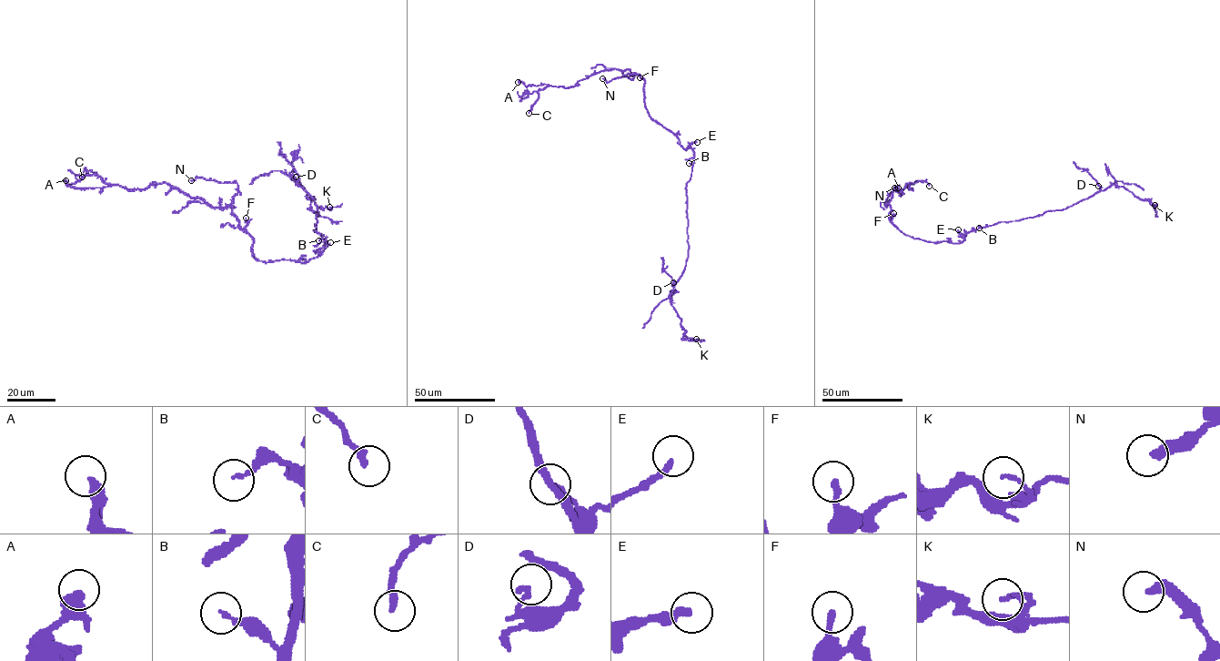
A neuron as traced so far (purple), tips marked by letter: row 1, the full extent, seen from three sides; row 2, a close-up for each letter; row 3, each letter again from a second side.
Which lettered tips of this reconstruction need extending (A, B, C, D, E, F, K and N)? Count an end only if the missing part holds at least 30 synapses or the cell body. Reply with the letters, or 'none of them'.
none of them

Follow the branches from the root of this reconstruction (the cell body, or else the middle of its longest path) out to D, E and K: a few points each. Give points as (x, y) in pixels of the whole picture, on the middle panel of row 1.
D: (682, 147), (690, 148), (694, 153), (690, 178), (686, 188), (689, 249), (684, 270), (679, 280), (673, 282)
E: (682, 147), (689, 148), (690, 143), (697, 142)
K: (682, 147), (694, 153), (686, 188), (689, 249), (684, 270), (670, 300), (681, 320), (684, 334), (696, 339)

